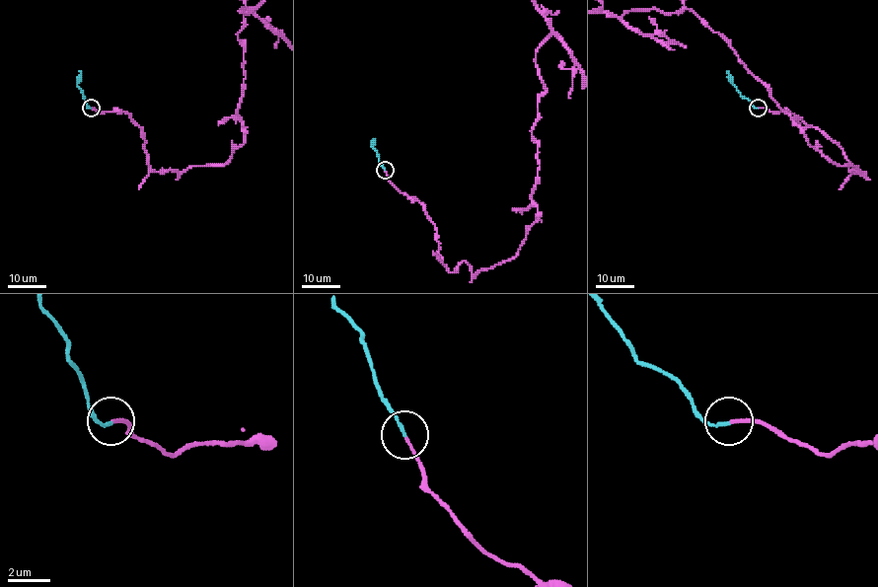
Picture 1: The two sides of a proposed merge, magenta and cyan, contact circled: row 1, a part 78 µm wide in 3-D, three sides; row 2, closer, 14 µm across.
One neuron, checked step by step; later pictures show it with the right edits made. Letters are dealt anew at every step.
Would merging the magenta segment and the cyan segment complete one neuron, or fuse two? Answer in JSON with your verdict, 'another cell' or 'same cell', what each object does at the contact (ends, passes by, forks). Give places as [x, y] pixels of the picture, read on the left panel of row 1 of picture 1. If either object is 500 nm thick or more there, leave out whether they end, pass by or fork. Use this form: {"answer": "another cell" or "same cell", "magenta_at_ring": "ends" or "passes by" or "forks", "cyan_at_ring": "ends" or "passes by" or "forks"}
{"answer": "same cell", "magenta_at_ring": "ends", "cyan_at_ring": "ends"}

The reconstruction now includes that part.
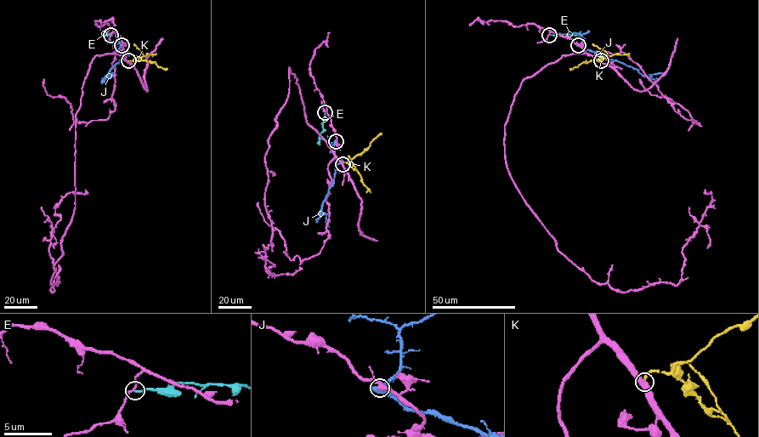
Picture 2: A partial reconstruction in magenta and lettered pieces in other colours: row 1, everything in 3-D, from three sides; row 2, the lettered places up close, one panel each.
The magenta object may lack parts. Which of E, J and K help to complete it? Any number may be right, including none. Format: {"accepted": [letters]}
{"accepted": ["K"]}

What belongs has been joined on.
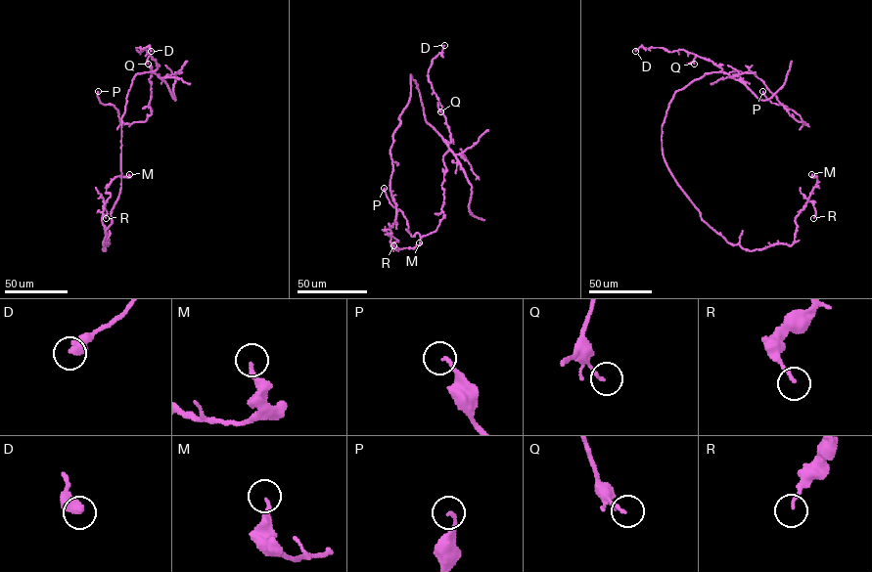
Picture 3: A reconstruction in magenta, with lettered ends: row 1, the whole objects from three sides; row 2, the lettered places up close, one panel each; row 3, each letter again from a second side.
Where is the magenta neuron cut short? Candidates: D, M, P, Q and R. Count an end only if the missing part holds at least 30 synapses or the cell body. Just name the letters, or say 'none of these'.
none of these

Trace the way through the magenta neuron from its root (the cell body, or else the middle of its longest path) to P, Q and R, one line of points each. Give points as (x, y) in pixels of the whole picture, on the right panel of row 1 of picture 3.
P: (662, 134), (674, 94), (713, 71), (752, 71), (789, 114), (806, 124), (784, 105), (772, 104), (762, 91)
Q: (662, 134), (662, 125), (674, 94), (705, 73), (722, 69), (697, 56), (694, 64)
R: (662, 134), (663, 156), (677, 184), (727, 242), (751, 251), (791, 245), (795, 218), (808, 200), (813, 218)

